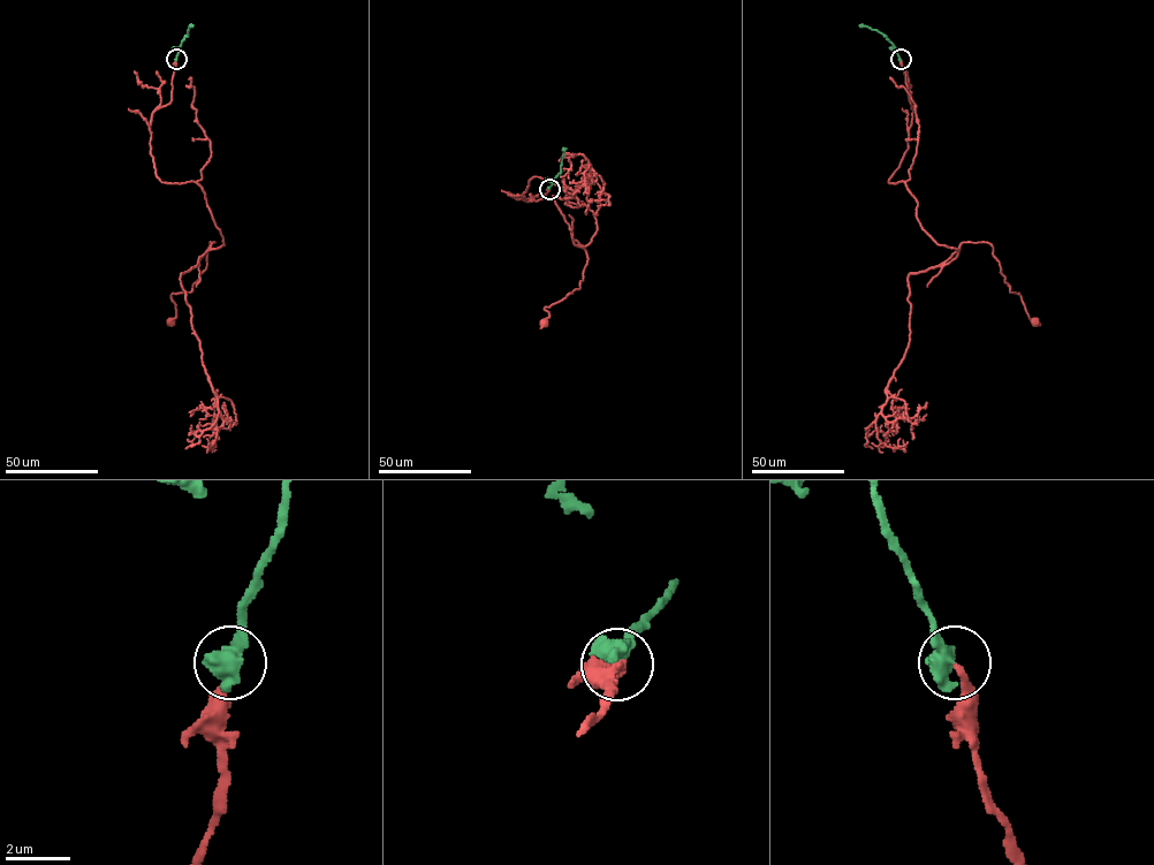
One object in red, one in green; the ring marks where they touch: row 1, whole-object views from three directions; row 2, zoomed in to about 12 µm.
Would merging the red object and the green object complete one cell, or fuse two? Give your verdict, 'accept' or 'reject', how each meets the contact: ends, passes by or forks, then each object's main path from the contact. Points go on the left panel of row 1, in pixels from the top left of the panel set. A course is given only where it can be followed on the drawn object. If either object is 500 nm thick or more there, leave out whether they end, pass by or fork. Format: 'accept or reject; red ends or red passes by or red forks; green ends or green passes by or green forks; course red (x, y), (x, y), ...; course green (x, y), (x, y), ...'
accept; course red (176, 60), (156, 174), (199, 186), (224, 245), (171, 295), (172, 321); course green (176, 60), (189, 24)

